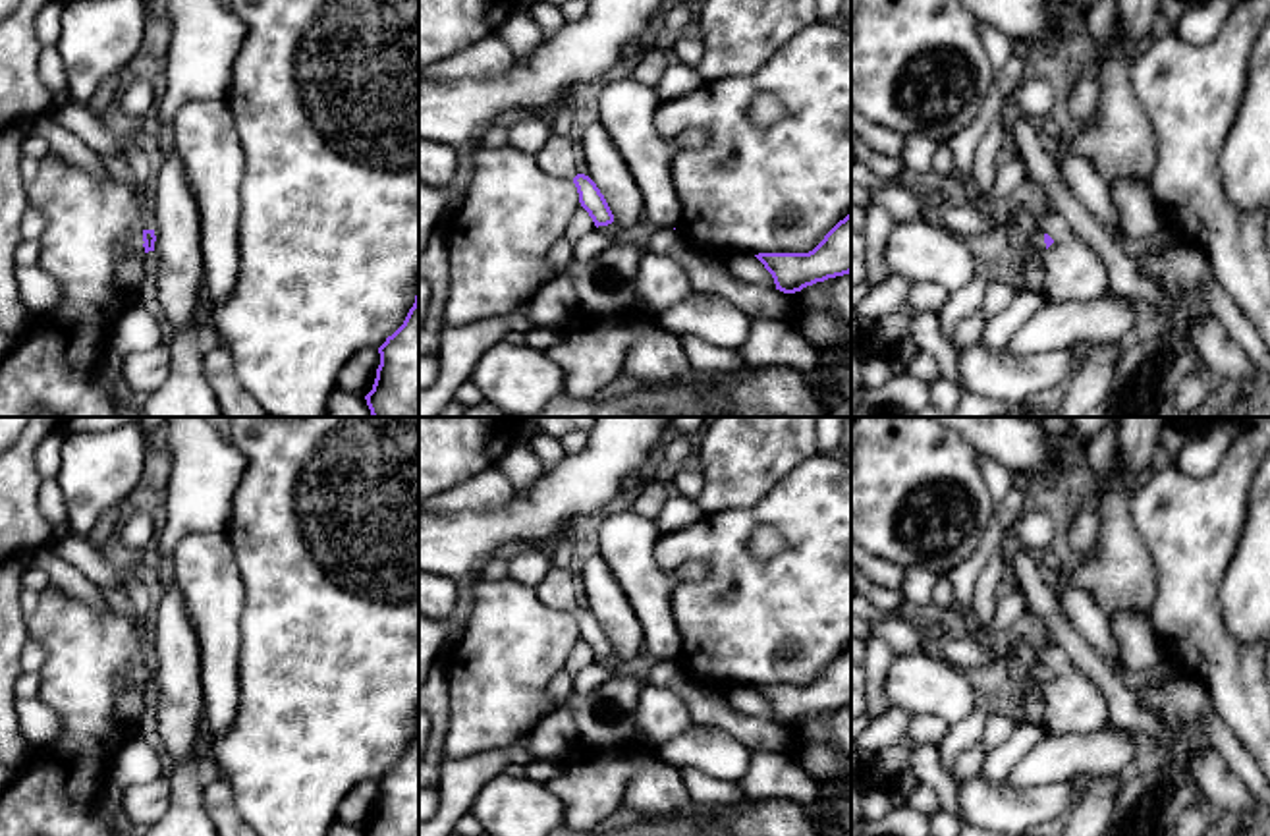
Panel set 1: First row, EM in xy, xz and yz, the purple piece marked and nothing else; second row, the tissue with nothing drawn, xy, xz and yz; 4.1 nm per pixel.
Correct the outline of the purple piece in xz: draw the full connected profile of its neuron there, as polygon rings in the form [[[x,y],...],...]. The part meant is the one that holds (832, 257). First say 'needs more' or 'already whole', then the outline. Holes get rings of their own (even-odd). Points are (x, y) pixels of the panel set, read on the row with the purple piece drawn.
already whole; [[[851,212],[809,253],[755,255],[772,274],[776,290],[801,292],[807,286],[851,272]]]

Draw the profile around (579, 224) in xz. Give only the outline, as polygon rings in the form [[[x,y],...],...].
[[[579,207],[567,224],[566,237],[571,243],[575,243],[579,237],[593,232],[594,228],[596,226],[594,226],[593,218],[589,216],[589,212],[583,207]]]

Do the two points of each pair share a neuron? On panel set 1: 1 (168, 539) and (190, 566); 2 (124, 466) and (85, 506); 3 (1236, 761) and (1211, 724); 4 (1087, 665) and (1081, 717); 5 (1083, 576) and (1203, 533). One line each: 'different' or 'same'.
1: different
2: same
3: same
4: different
5: different

